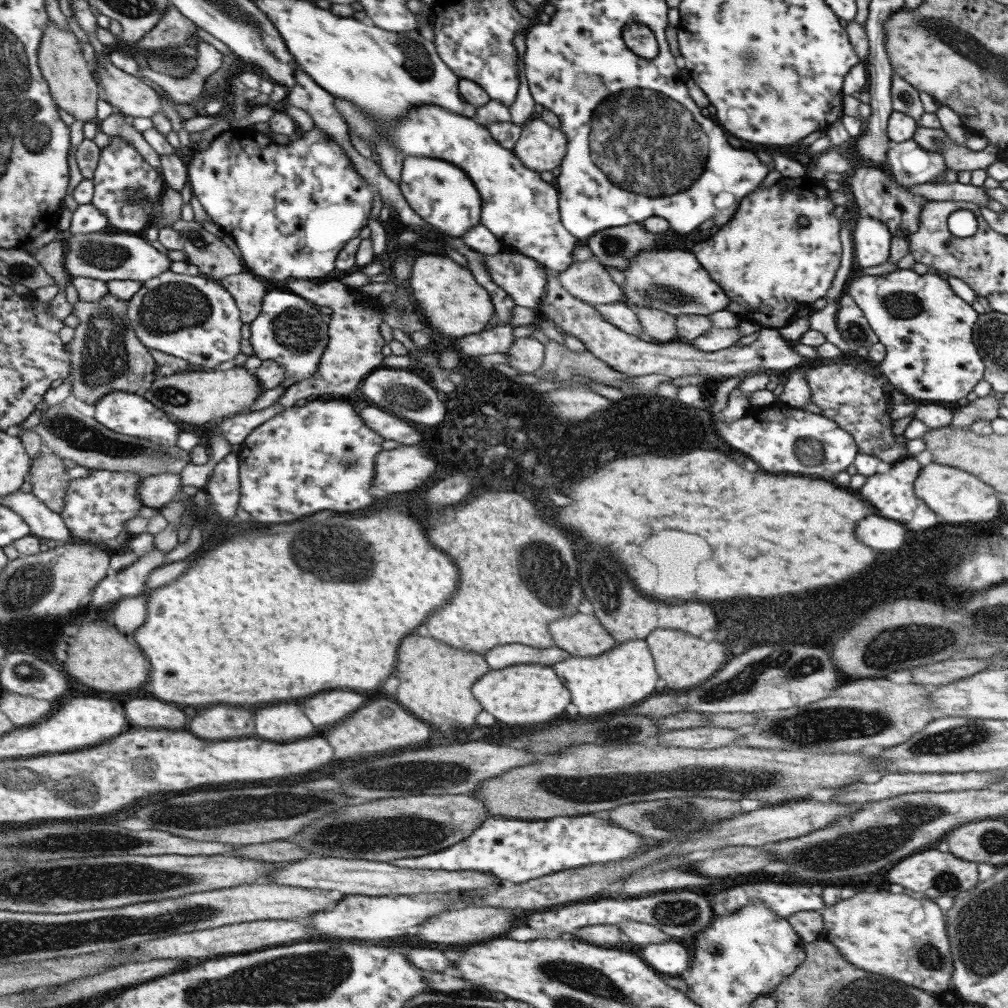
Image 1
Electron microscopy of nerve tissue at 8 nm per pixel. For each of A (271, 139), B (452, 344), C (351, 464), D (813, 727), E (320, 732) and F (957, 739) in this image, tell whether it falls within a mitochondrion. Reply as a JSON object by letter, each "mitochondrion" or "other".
{"A":"other","B":"other","C":"mitochondrion","D":"mitochondrion","E":"other","F":"mitochondrion"}

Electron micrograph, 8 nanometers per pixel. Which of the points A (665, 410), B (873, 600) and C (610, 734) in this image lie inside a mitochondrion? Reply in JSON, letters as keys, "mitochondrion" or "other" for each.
{"A":"mitochondrion","B":"other","C":"mitochondrion"}

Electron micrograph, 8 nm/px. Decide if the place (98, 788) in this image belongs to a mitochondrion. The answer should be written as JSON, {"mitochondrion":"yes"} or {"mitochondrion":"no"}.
{"mitochondrion":"yes"}

